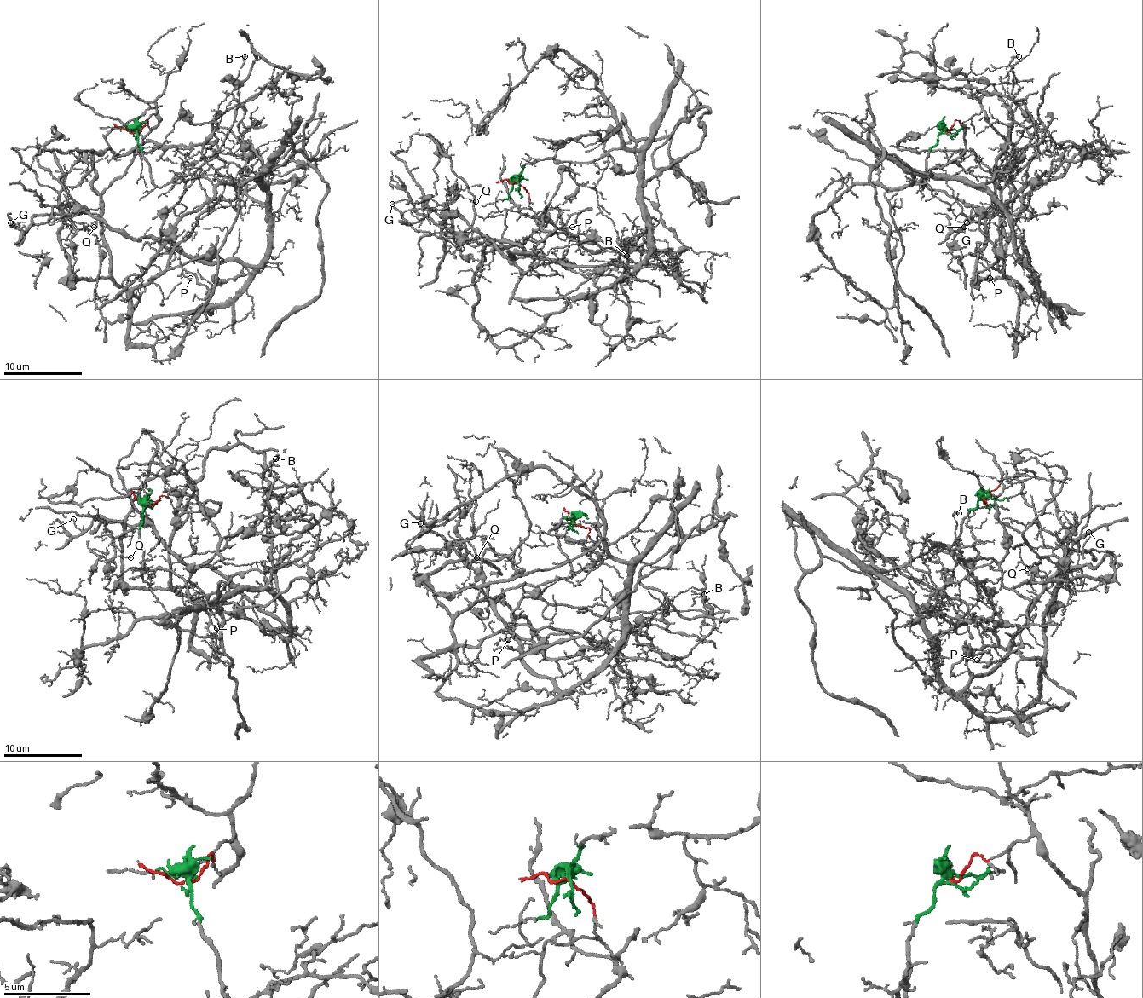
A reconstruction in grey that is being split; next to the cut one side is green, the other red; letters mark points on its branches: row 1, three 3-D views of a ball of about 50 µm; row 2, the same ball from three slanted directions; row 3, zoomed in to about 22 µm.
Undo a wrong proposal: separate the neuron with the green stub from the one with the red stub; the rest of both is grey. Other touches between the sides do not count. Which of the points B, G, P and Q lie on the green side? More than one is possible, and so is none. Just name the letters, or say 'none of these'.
G, Q

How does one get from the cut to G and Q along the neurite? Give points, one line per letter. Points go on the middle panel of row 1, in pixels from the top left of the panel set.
G: (517, 183), (539, 159), (632, 150), (649, 252), (640, 264), (557, 264), (391, 203)
Q: (517, 183), (539, 159), (632, 150), (649, 254), (562, 266), (462, 239), (447, 209), (476, 201)

